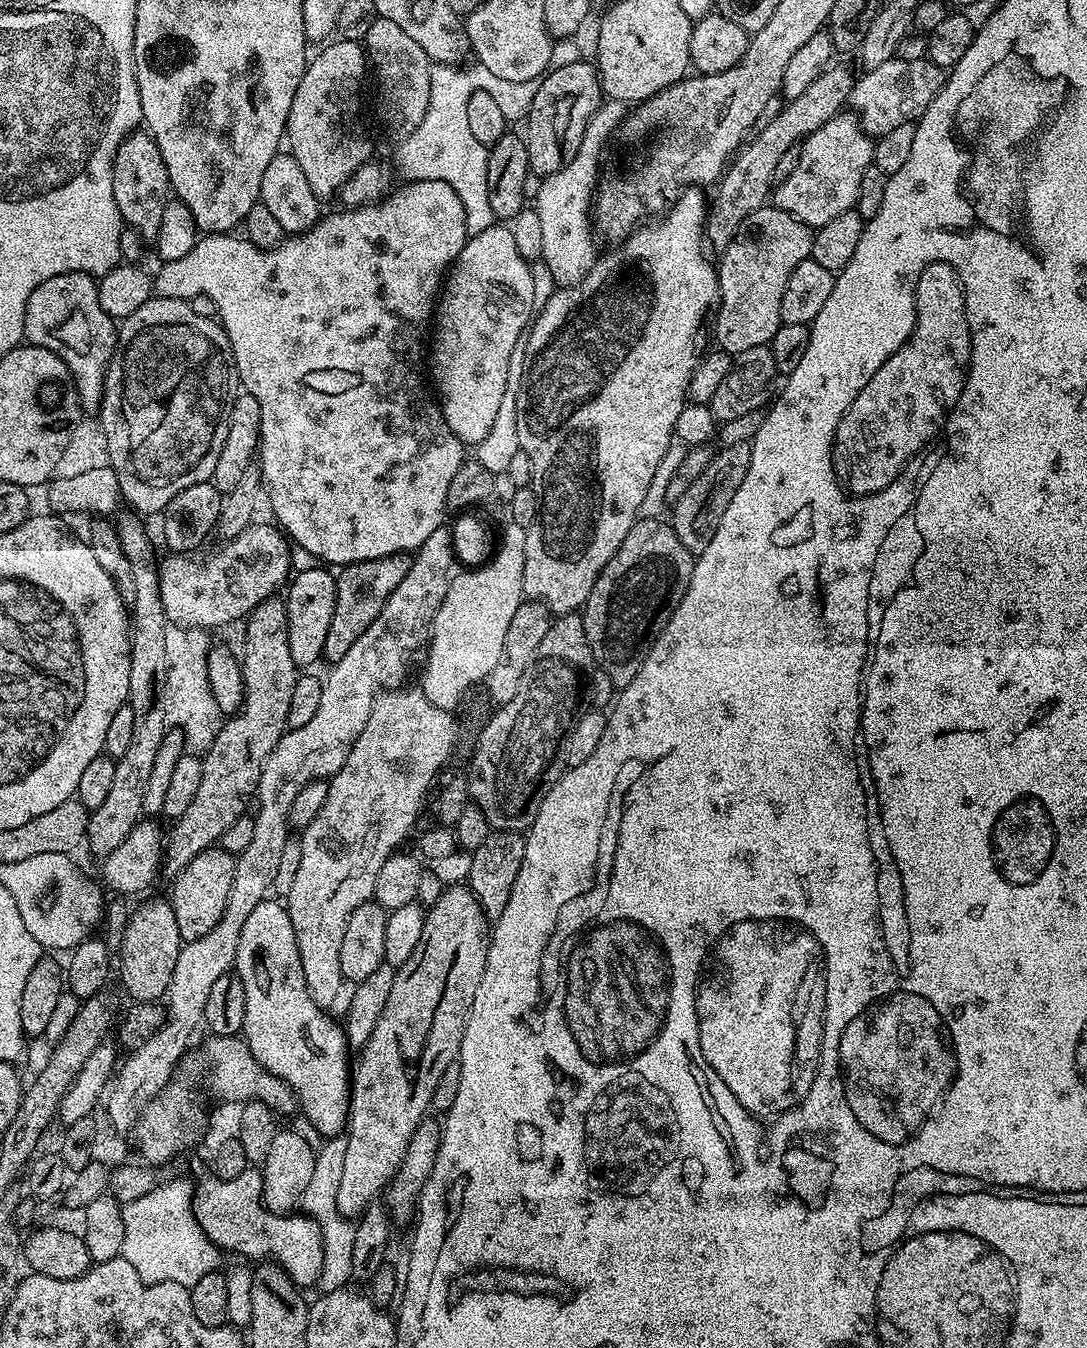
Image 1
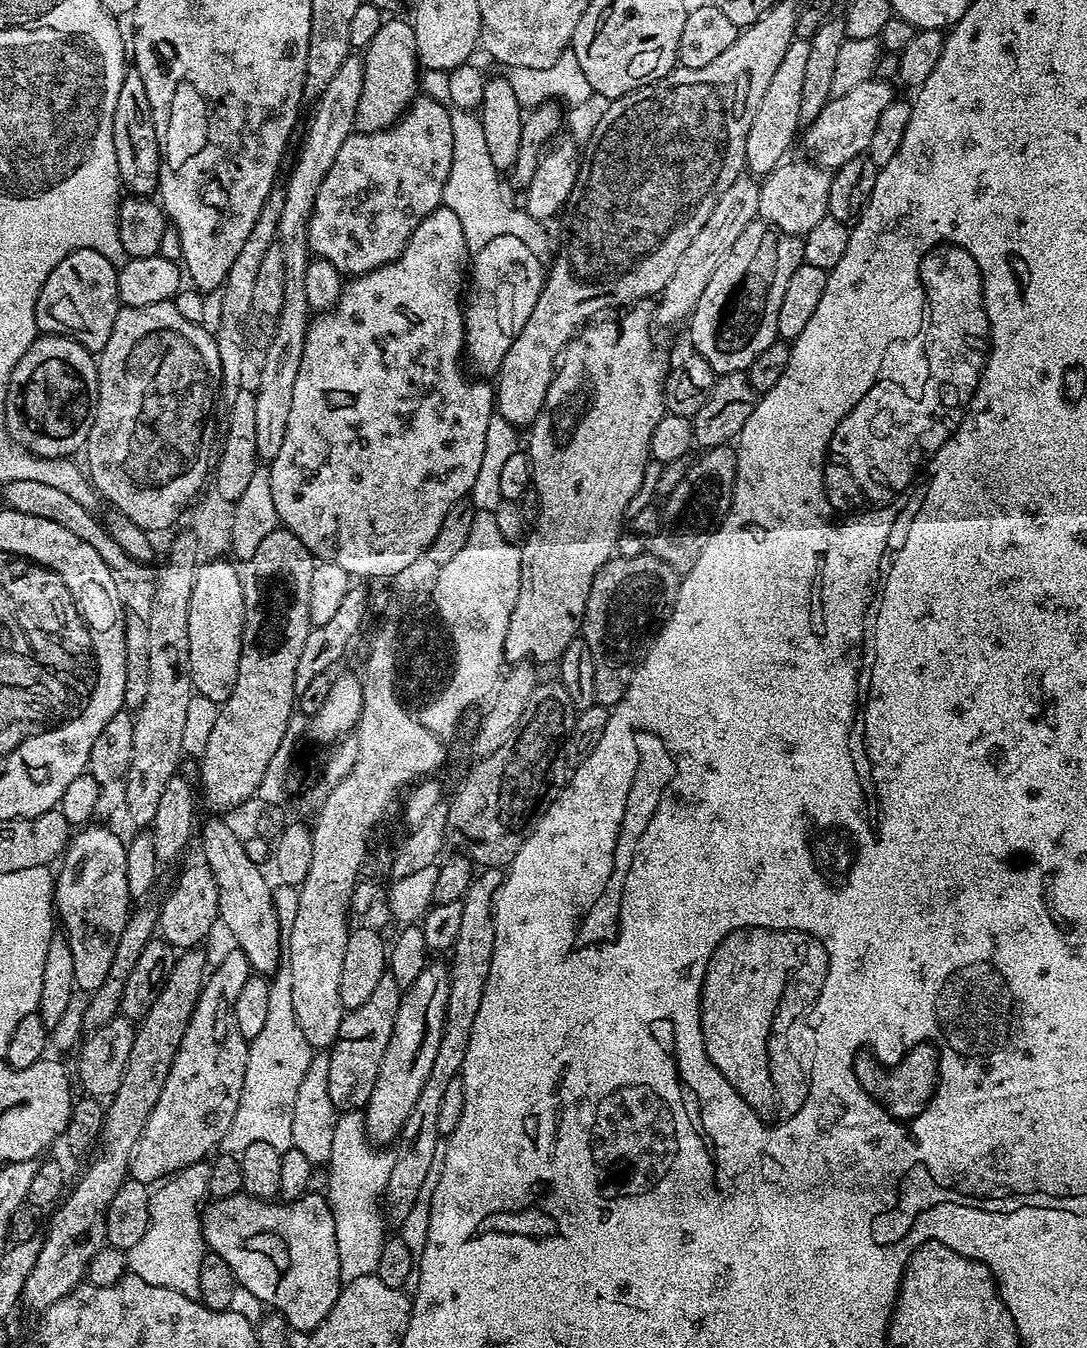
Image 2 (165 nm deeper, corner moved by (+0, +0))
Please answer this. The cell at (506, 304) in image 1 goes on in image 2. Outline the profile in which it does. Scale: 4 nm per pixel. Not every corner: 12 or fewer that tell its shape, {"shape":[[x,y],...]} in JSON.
{"shape":[[510,234],[471,257],[464,347],[499,373],[545,275]]}

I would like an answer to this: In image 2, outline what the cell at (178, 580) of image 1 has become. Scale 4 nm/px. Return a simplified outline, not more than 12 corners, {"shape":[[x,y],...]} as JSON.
{"shape":[[42,482],[3,485],[7,511],[66,526],[121,581],[147,578],[93,509]]}

